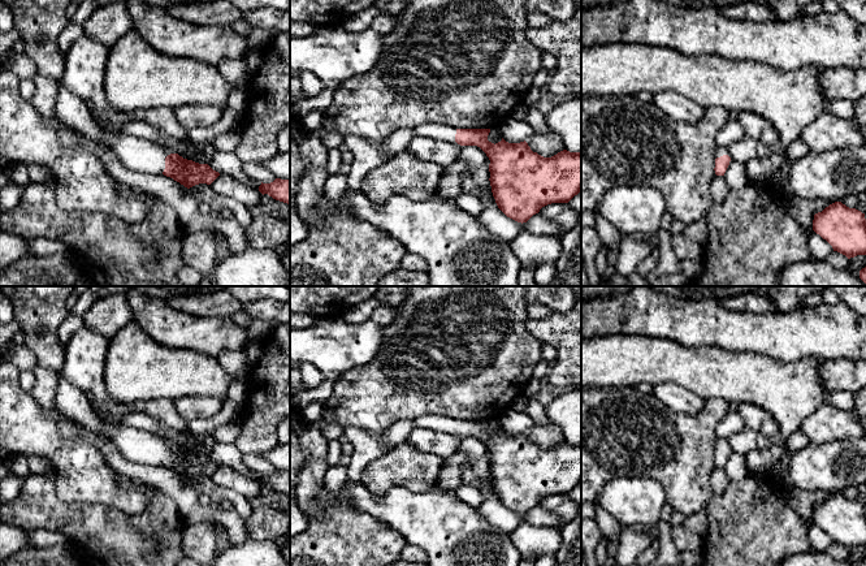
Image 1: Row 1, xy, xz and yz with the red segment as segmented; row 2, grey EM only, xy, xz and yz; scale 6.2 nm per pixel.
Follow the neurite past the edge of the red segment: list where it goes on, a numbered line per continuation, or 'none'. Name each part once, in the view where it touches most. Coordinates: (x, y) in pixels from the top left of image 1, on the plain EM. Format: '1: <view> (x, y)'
1: xy (138, 445)

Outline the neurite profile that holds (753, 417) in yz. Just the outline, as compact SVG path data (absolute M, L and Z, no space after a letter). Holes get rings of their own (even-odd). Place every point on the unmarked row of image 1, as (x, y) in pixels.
M740 403L737 412L744 424L757 433L772 437L779 432L779 425L774 416L754 403Z

